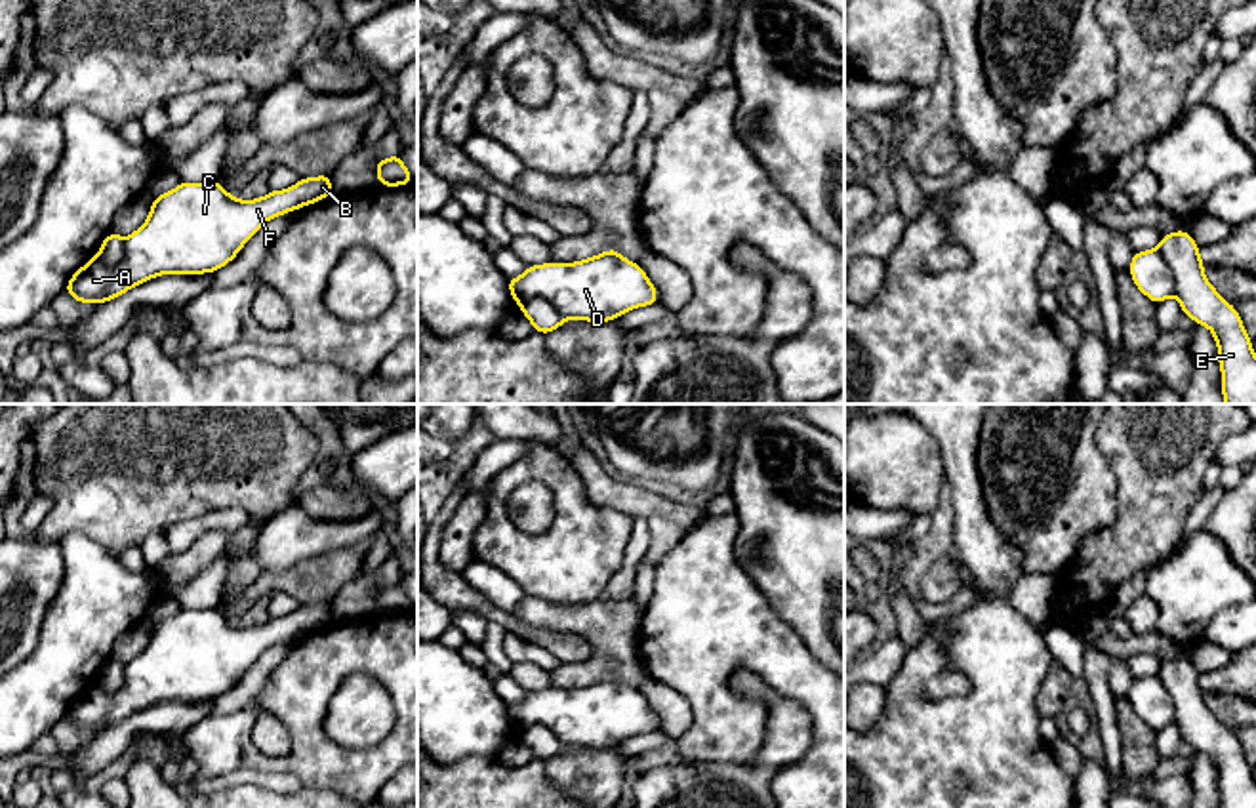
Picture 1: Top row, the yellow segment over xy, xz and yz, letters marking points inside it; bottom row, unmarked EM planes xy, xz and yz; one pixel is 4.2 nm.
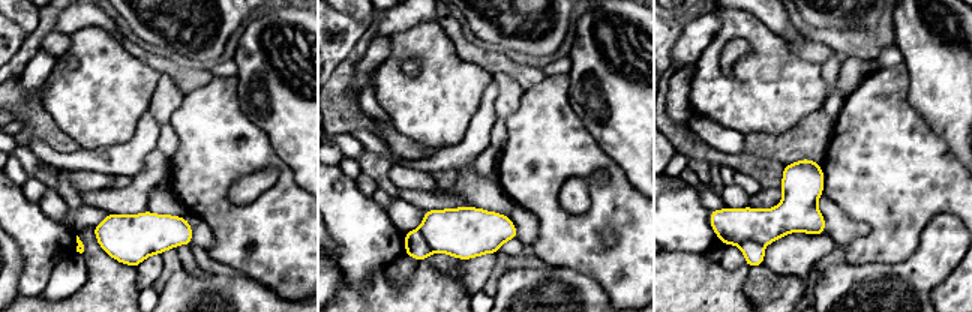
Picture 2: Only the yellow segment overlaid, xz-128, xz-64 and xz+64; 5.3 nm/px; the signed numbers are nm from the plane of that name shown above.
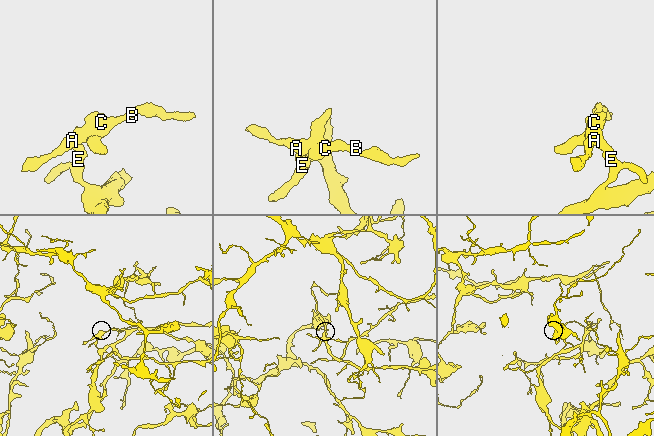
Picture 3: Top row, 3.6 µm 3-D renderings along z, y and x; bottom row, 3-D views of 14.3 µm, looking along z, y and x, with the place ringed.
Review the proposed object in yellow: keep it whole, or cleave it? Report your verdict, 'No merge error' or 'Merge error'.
Merge error

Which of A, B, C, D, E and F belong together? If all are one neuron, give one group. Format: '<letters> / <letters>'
A B C D F / E

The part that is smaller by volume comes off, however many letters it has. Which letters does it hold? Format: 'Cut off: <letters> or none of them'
Cut off: A, B, C, D, F

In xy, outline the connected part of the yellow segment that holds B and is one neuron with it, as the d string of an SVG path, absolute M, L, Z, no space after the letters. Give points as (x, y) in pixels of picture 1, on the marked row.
M332 173L301 177L253 200L238 200L219 181L181 181L152 200L145 223L124 238L118 265L93 255L69 278L65 293L82 305L101 305L162 274L215 273L267 221L330 194Z

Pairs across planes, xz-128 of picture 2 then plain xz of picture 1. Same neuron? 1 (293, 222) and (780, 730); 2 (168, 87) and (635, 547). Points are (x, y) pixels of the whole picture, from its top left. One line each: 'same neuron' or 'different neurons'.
1: different neurons
2: different neurons

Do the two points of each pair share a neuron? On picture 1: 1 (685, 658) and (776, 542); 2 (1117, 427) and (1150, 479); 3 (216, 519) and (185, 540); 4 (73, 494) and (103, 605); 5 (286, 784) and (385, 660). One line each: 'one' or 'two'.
1: two
2: one
3: one
4: two
5: two

